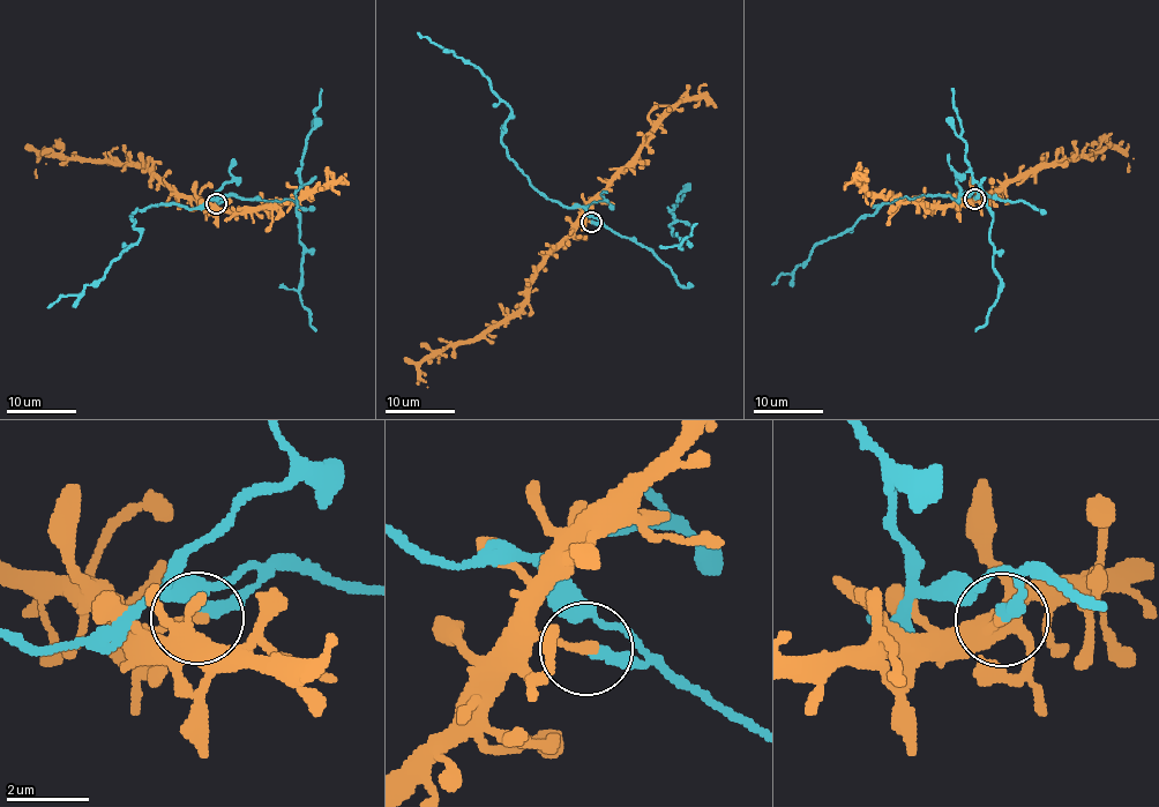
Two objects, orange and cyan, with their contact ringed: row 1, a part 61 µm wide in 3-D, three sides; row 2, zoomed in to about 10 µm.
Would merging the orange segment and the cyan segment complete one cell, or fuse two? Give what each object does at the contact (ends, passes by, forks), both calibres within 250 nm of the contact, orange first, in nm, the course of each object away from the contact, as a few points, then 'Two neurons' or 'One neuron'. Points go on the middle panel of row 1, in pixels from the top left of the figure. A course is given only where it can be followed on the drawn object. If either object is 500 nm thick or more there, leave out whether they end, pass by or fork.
At the ring orange ends. At the ring cyan ends. Thickness 220 nm (orange) against 320 nm. Course of orange: (590, 222), (583, 221), (546, 258), (530, 285), (529, 300), (472, 338), (434, 350), (420, 364), (418, 385). Course of cyan: (590, 222), (580, 207), (547, 200), (509, 156), (501, 134), (510, 107), (487, 77), (417, 32). Two neurons

